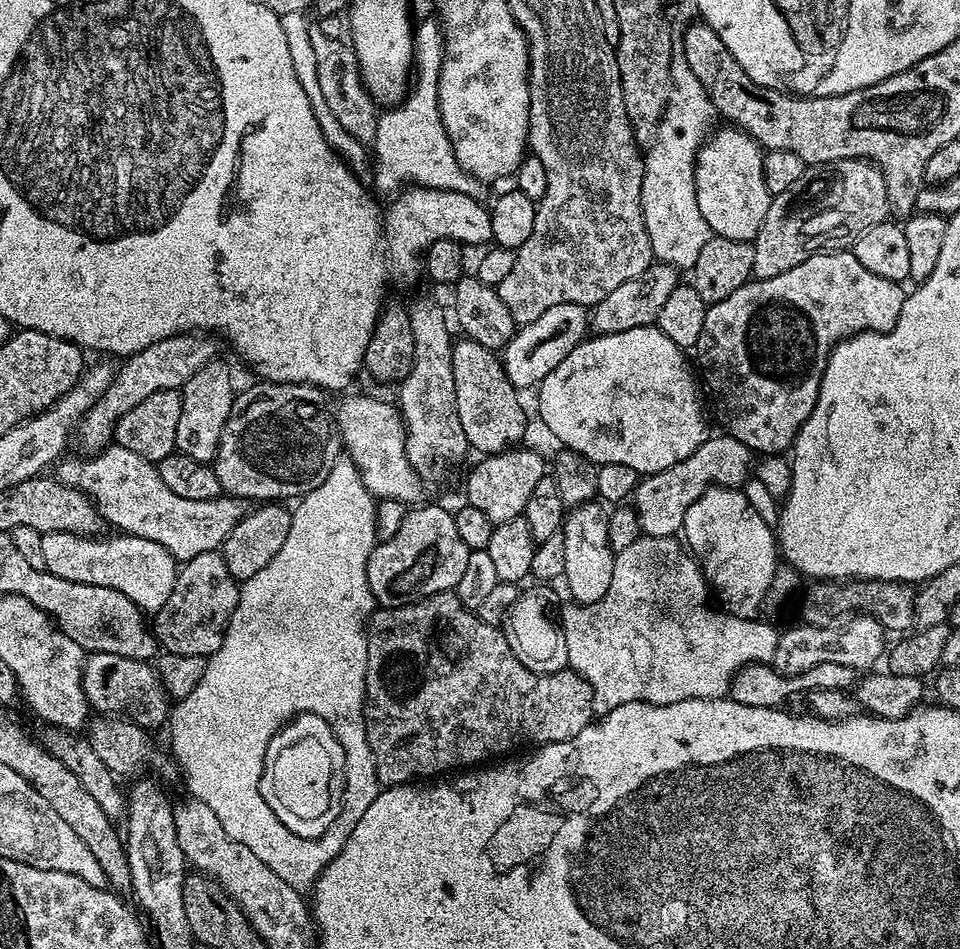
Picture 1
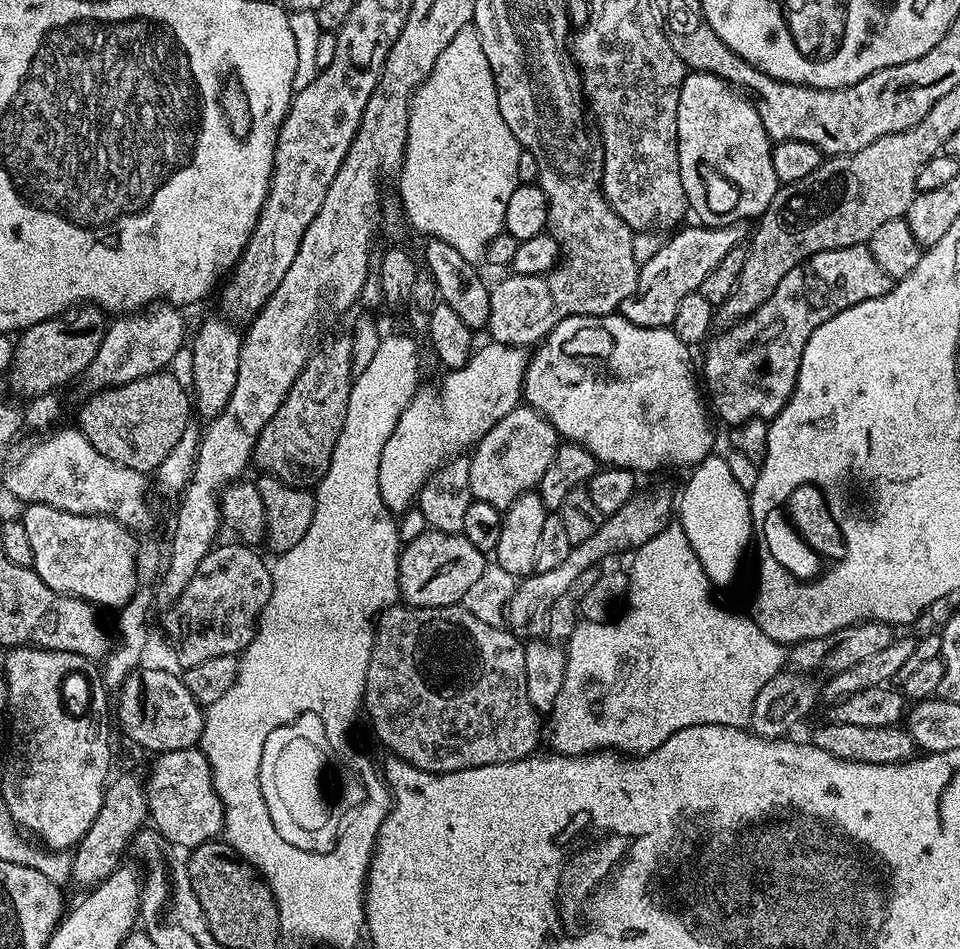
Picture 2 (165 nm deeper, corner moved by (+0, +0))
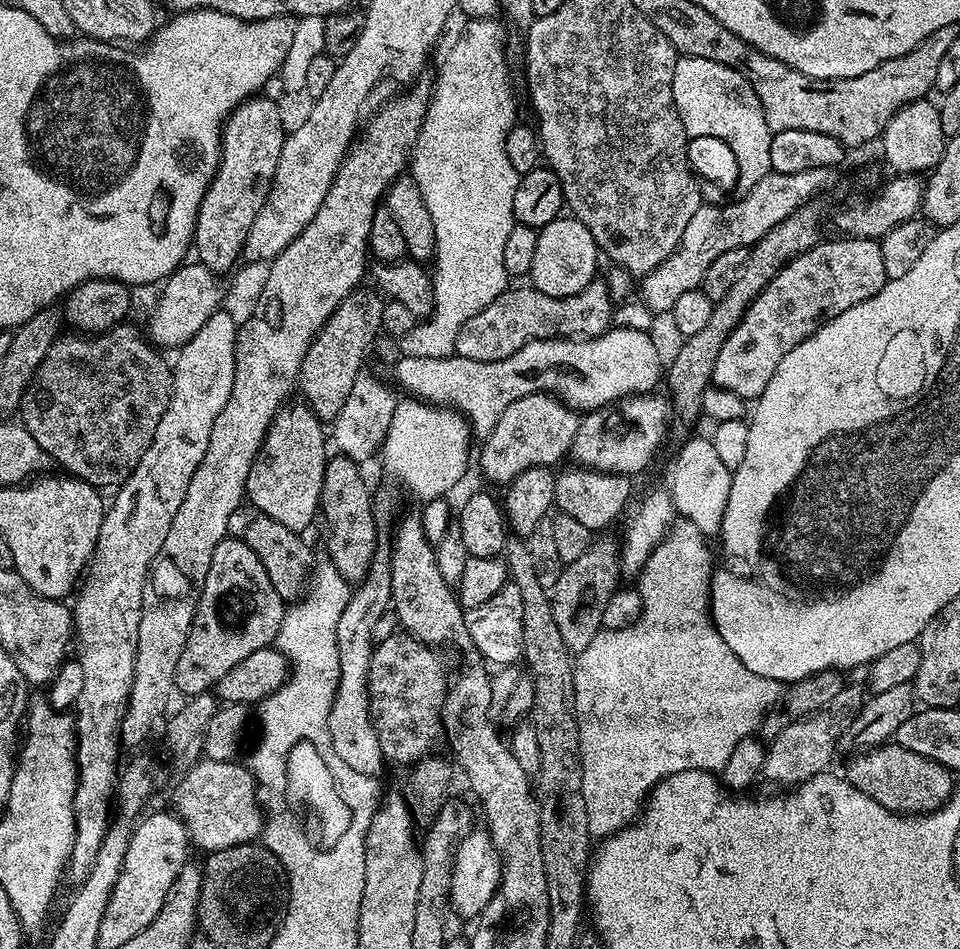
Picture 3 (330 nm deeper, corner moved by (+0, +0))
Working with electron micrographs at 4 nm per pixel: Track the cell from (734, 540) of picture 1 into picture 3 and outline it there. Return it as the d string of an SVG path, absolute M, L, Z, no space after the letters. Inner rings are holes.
M693 435L679 445L680 453L672 464L672 488L670 495L672 505L683 519L694 522L698 530L712 538L722 526L722 518L726 514L726 502L730 498L733 471L726 468L714 450L711 439Z

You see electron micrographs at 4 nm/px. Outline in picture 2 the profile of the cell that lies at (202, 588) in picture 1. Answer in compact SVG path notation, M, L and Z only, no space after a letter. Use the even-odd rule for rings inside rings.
M233 542L233 544L217 543L202 558L194 578L182 590L177 600L172 601L164 616L164 628L172 639L172 648L176 651L176 660L181 669L198 666L198 662L206 662L209 658L219 656L236 656L243 653L250 641L256 637L256 629L260 616L264 612L266 602L270 602L272 593L272 569L262 557L256 553L255 547Z

